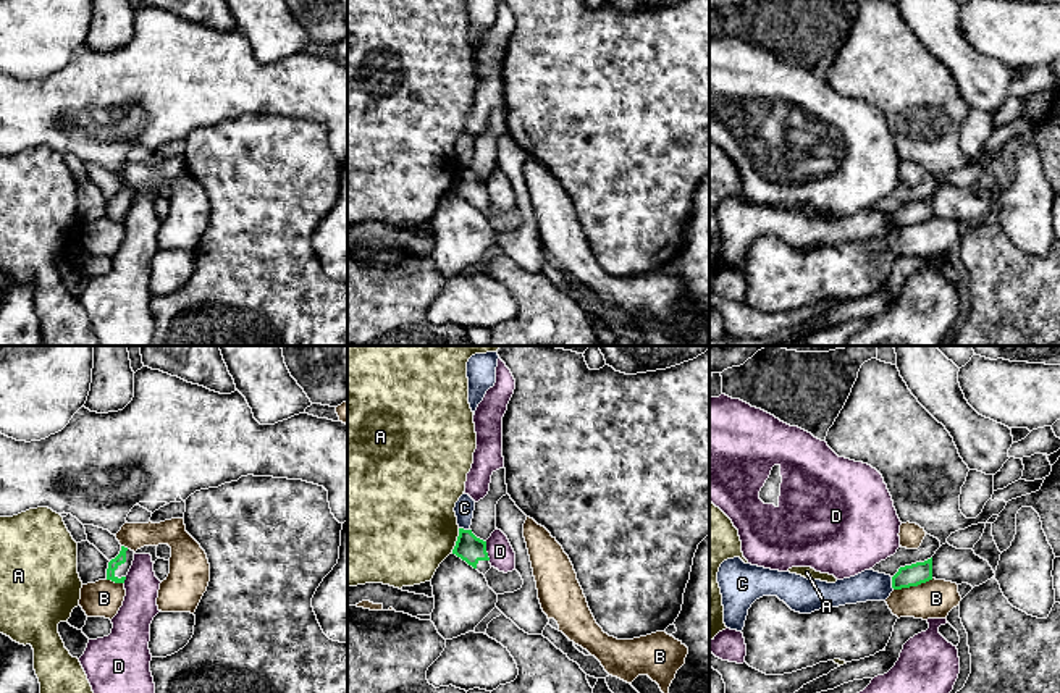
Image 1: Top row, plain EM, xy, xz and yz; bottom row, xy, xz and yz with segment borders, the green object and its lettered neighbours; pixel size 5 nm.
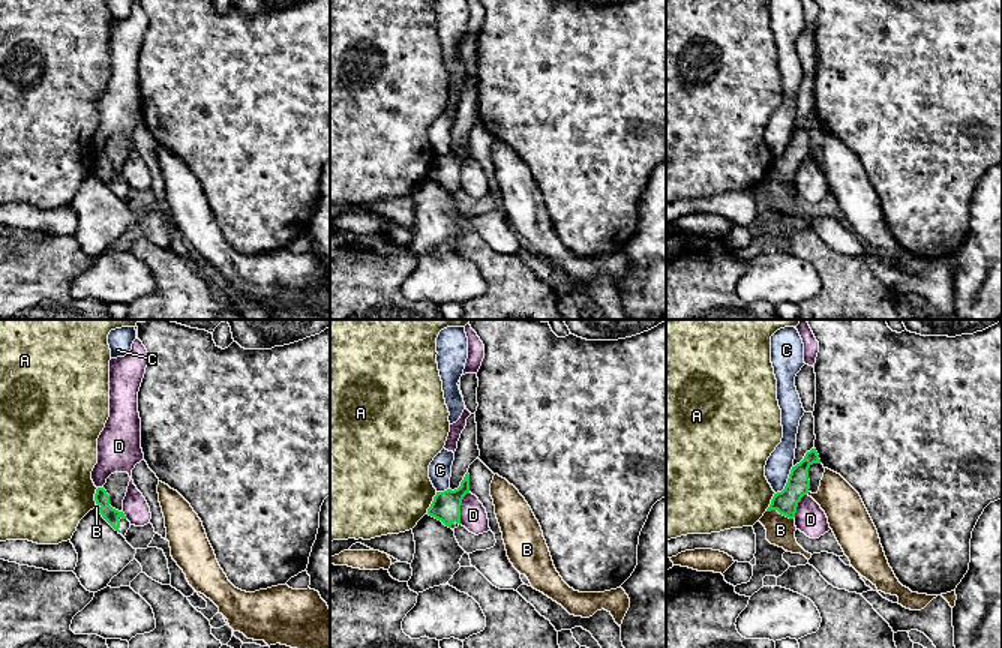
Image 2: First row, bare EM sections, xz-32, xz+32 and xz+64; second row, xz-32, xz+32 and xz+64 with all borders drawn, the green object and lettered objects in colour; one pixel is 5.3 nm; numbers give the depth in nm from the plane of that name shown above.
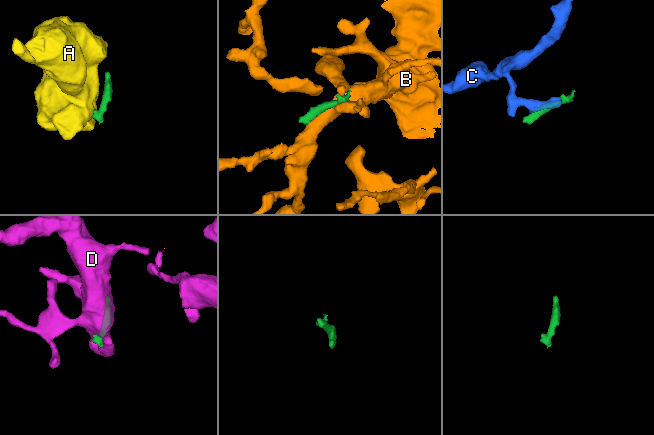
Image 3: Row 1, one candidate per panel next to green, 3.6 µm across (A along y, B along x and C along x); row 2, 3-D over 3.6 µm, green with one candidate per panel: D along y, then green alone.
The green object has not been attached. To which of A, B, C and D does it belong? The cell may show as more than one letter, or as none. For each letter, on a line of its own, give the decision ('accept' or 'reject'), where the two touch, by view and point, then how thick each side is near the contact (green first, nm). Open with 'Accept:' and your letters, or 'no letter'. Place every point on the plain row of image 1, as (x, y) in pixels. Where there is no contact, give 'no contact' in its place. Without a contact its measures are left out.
Accept: no letter
A: reject; meets green in xz at (456, 180); 140 nm thick on the green side, 480 nm on the other
B: reject; meets green in yz at (913, 223); 110 nm thick on the green side, 190 nm on the other
C: reject; meets green in yz at (892, 222); 110 nm thick on the green side, 150 nm on the other
D: reject; meets green in xz at (485, 189); 140 nm thick on the green side, 130 nm on the other

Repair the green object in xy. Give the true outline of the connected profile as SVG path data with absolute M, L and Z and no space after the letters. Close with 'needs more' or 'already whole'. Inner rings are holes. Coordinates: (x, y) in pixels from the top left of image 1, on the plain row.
M121 184L120 192L108 200L107 218L115 221L124 221L126 213L132 204L134 189Z; needs more

